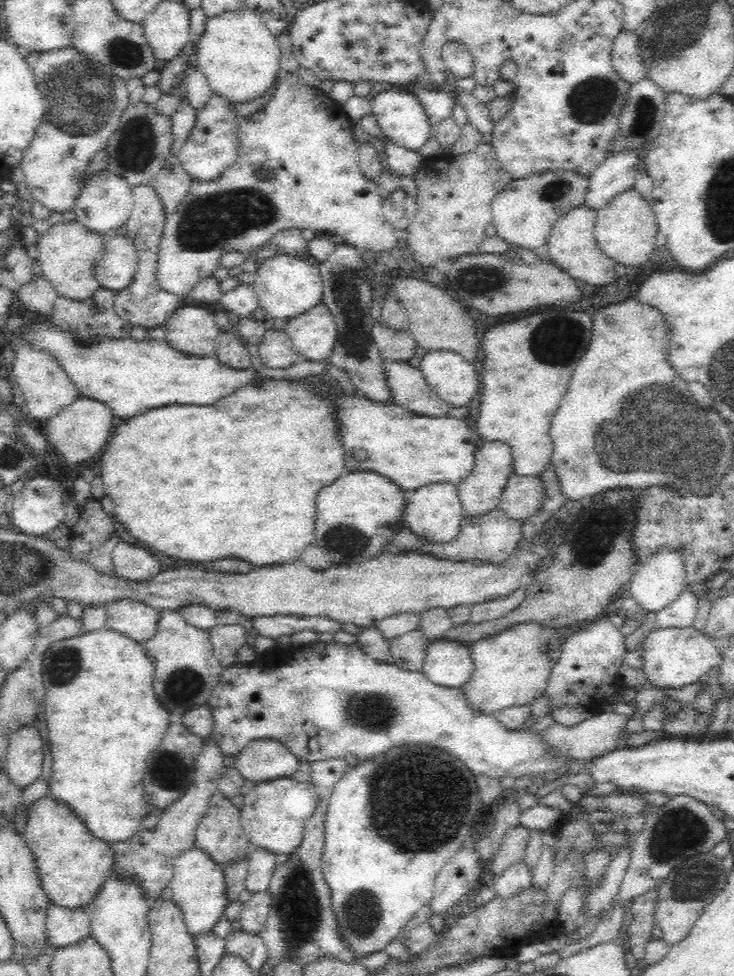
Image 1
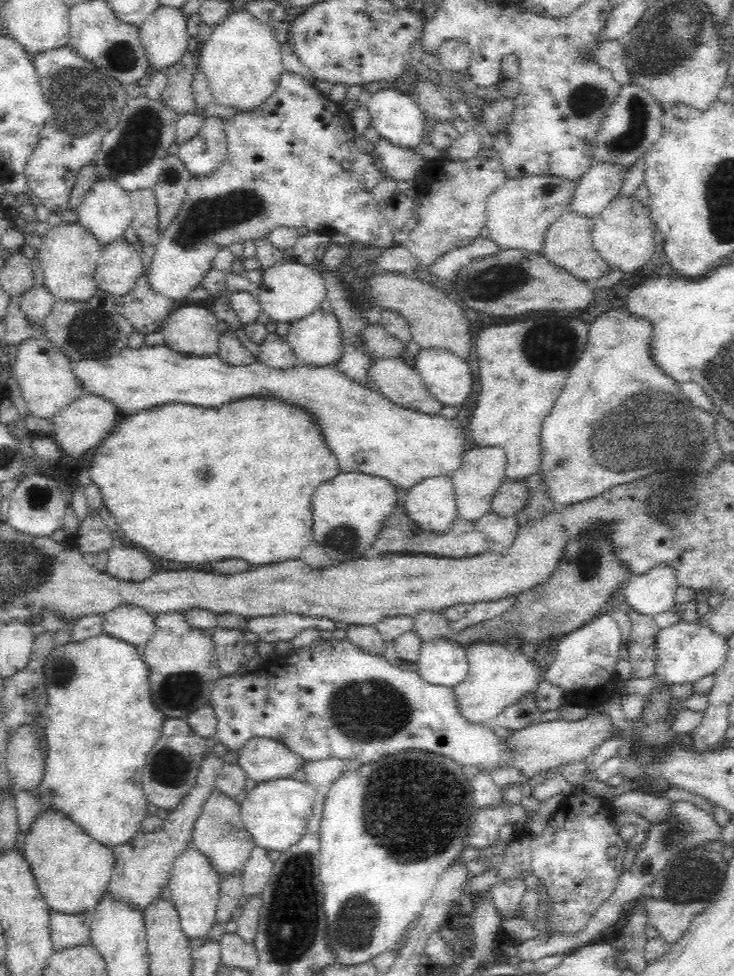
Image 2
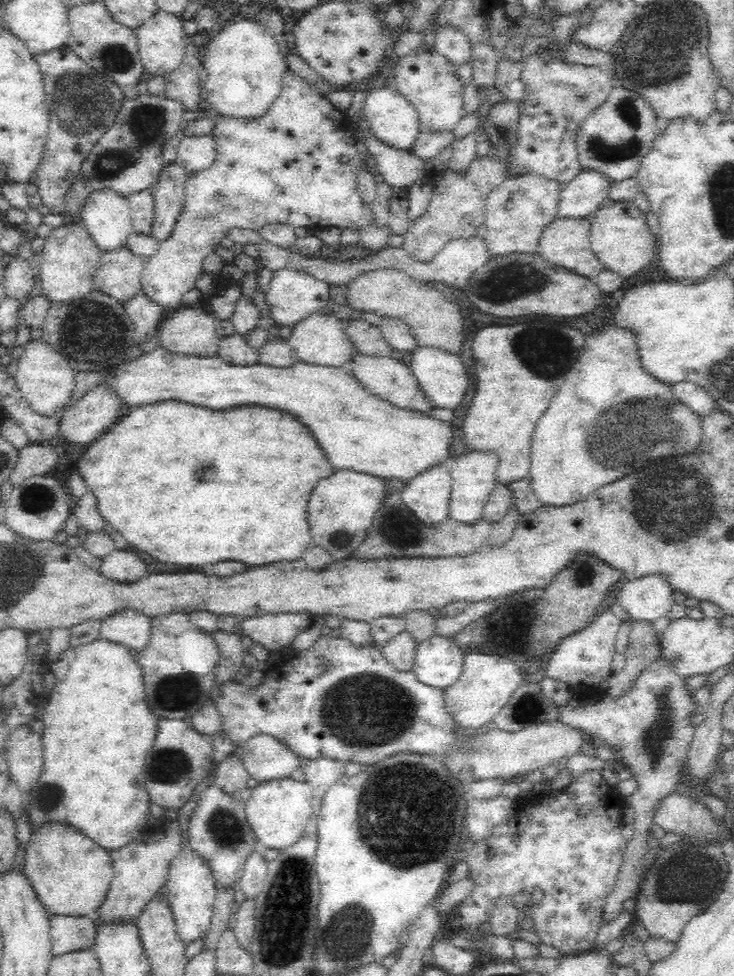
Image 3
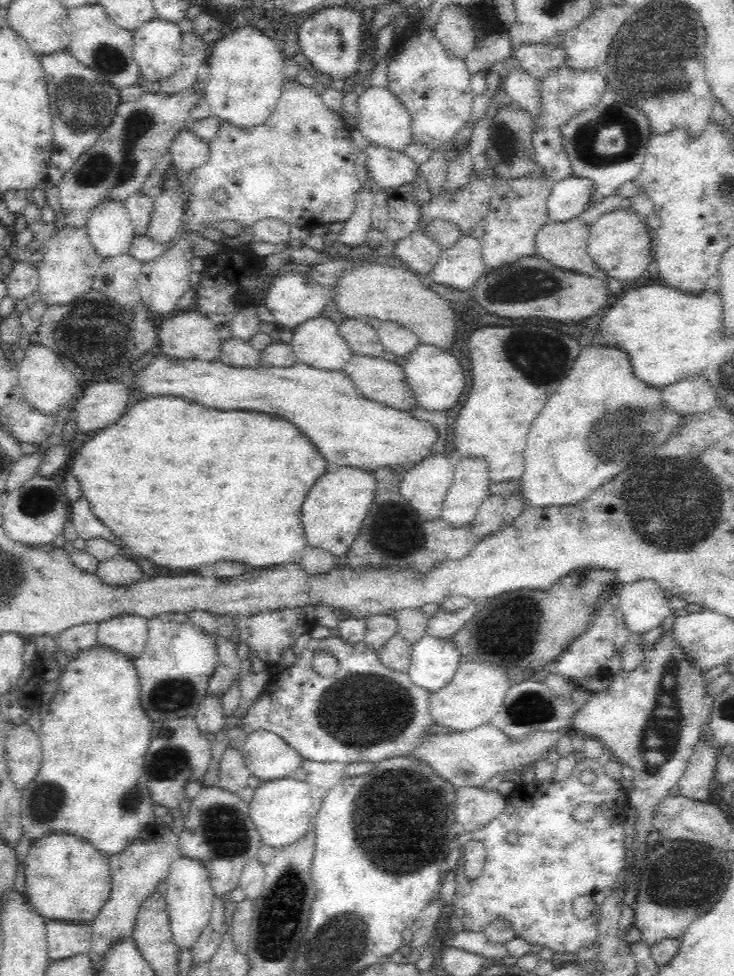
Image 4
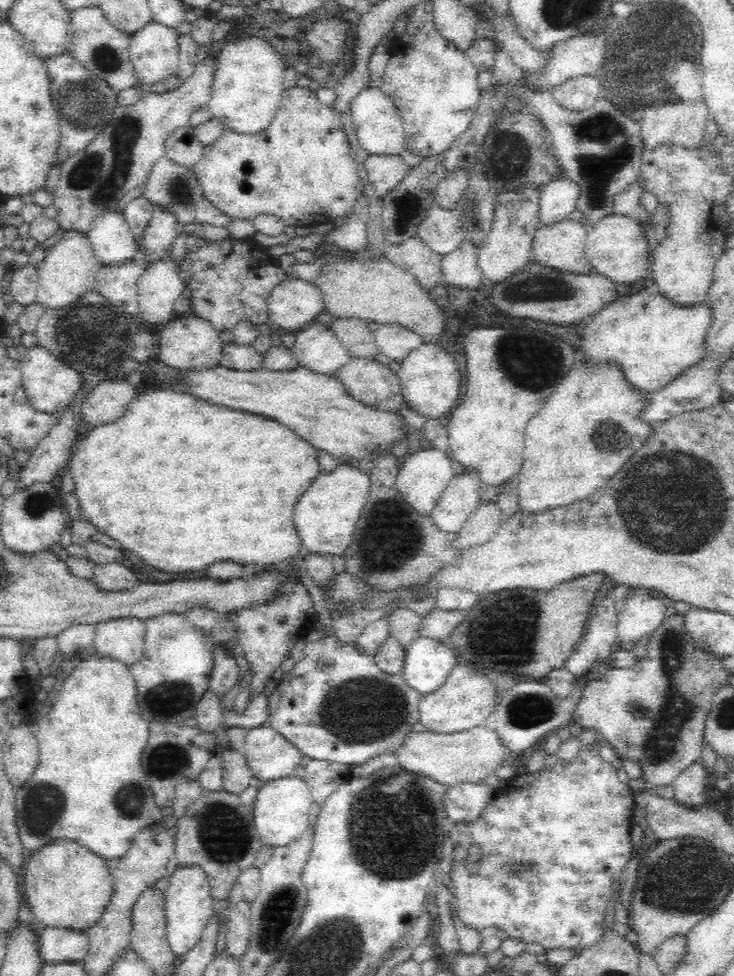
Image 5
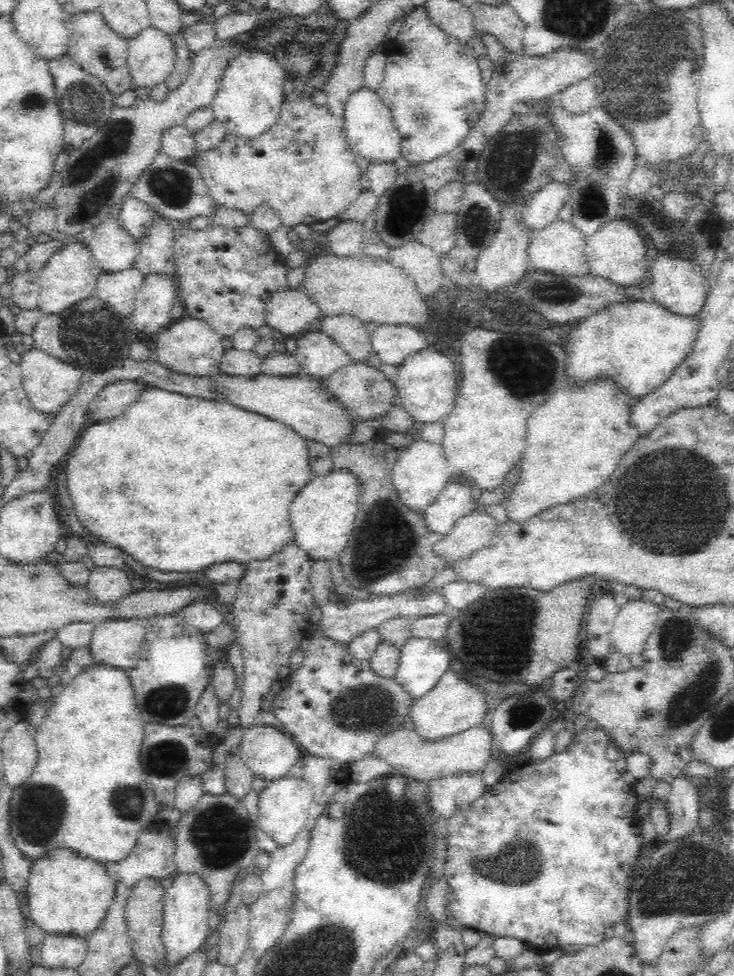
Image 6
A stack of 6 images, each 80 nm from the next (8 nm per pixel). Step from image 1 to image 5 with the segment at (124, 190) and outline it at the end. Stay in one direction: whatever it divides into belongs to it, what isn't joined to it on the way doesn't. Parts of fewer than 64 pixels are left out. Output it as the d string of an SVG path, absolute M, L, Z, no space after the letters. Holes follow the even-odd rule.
M109 209L104 215L98 216L94 226L85 235L92 252L104 267L119 267L136 260L138 239L116 211Z

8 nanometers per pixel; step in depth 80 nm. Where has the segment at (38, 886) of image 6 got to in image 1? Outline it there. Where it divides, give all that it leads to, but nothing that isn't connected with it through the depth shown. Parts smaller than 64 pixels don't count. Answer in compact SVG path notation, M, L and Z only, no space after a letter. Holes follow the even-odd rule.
M48 796L33 803L28 816L22 837L50 904L66 910L90 907L112 876L115 852L111 845L92 836L70 809Z

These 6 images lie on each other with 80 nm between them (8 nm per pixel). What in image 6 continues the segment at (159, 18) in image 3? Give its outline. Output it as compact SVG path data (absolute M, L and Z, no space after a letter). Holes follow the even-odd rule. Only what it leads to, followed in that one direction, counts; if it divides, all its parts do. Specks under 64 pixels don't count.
M150 27L128 41L125 60L132 89L152 90L166 83L175 55L170 39L158 29Z

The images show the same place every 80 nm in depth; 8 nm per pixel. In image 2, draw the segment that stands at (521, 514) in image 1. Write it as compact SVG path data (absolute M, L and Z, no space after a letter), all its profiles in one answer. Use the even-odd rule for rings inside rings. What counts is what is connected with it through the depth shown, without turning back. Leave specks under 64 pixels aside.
M503 479L499 487L496 488L496 492L492 494L487 514L509 516L518 513L525 503L526 490L522 481Z

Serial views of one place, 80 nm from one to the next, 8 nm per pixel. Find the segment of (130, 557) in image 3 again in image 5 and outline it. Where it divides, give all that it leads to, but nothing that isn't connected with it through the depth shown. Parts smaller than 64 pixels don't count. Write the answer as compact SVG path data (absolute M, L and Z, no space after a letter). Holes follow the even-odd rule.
M94 564L89 581L100 593L122 592L140 586L136 574L123 564Z

